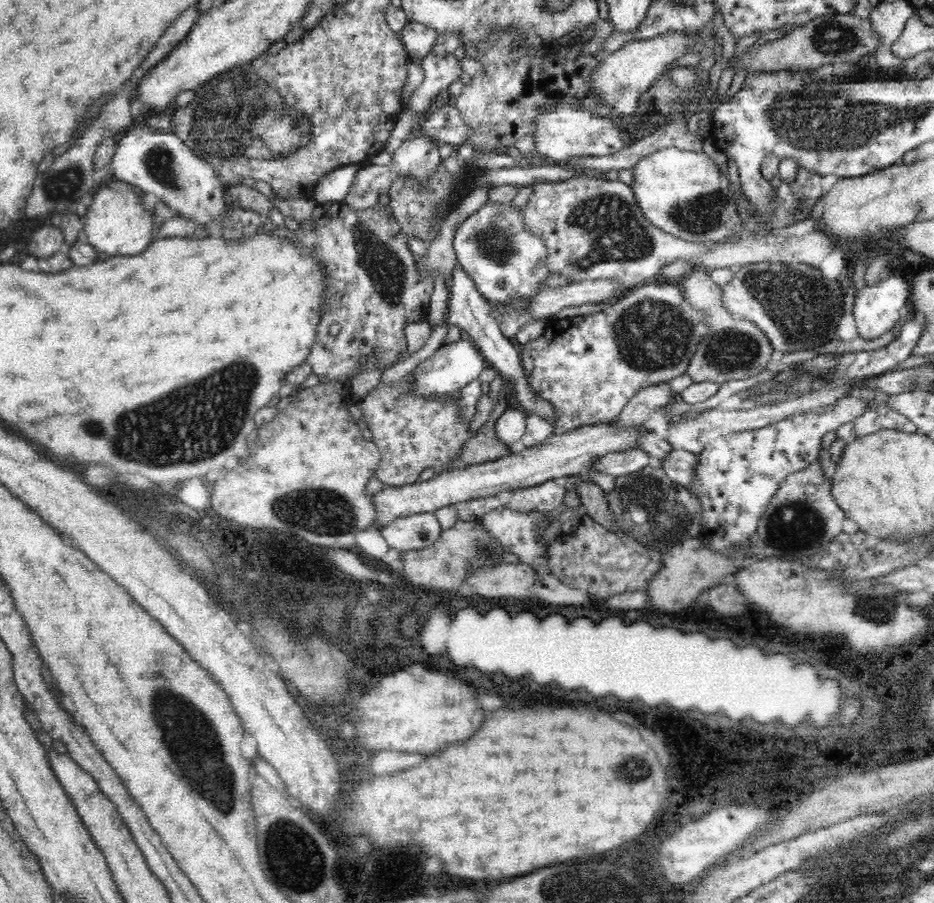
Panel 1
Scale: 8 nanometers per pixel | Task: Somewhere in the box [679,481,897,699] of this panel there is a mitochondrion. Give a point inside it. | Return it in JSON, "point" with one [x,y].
{"point":[794,526]}

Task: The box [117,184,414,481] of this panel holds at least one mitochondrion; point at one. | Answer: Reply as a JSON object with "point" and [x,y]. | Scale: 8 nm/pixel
{"point":[381,260]}

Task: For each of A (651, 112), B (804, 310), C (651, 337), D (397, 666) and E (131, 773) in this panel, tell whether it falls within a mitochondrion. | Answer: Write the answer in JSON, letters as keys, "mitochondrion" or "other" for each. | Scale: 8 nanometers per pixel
{"A":"mitochondrion","B":"mitochondrion","C":"mitochondrion","D":"other","E":"other"}

